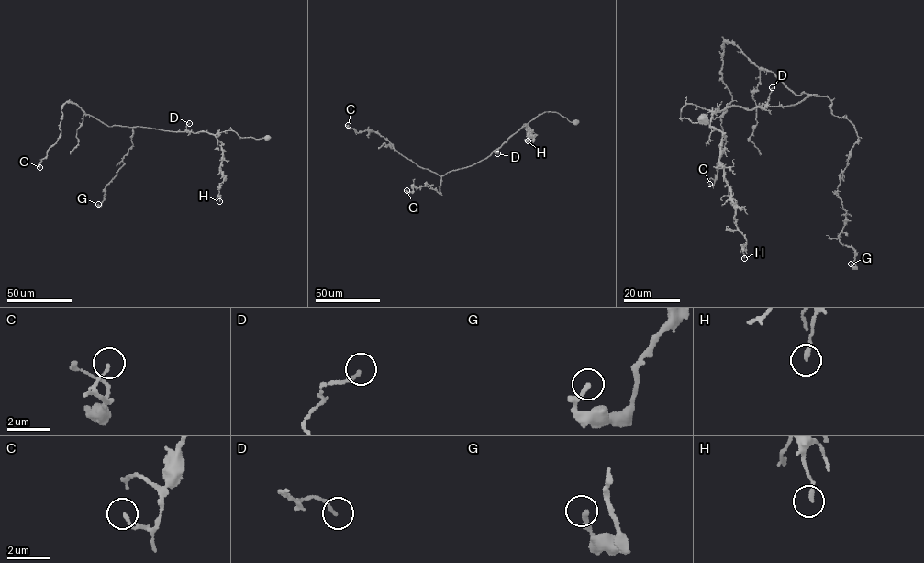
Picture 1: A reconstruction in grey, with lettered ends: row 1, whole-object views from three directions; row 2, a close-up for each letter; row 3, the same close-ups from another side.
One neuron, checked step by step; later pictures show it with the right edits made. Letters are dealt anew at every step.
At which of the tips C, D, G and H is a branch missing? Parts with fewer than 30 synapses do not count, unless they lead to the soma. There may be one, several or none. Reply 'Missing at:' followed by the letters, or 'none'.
Missing at: none

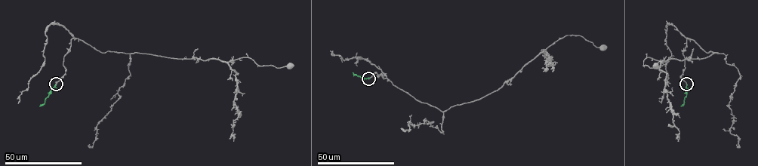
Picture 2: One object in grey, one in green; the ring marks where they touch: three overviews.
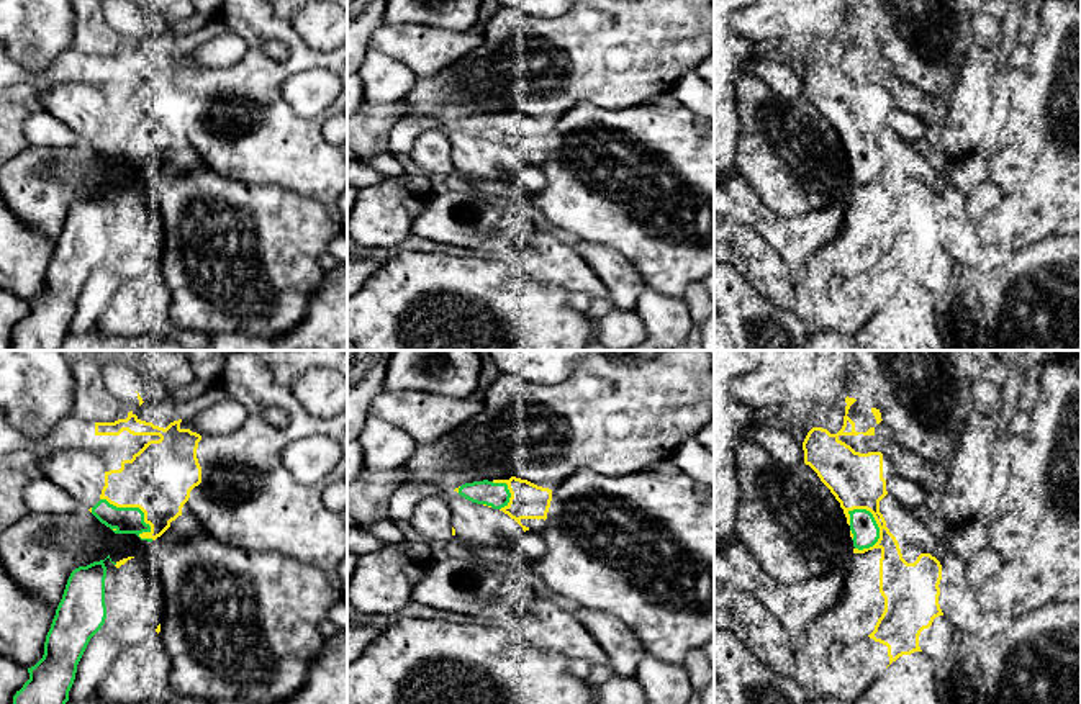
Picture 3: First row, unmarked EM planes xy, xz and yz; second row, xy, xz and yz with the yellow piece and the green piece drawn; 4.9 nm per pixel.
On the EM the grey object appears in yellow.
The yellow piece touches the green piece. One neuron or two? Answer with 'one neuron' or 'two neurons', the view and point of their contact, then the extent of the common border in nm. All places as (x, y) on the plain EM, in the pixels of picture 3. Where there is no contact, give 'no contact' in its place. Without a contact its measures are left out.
one neuron; contact xy (141, 143); length 340 nm

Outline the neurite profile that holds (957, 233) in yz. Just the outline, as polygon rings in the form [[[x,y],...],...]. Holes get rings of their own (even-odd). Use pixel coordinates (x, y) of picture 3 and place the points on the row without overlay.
[[[889,126],[880,134],[886,160],[896,170],[902,192],[914,196],[920,187],[930,187],[942,198],[939,237],[955,264],[976,265],[981,244],[976,223],[968,216],[968,195],[950,183],[940,165],[920,156],[912,142],[904,141]]]

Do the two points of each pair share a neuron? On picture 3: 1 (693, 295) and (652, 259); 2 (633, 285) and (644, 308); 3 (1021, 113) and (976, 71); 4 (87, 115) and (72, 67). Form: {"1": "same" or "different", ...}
{"1": "different", "2": "different", "3": "different", "4": "different"}

